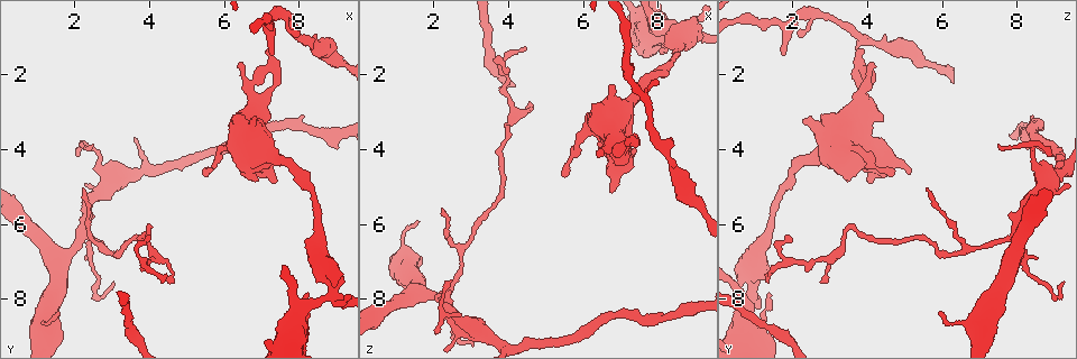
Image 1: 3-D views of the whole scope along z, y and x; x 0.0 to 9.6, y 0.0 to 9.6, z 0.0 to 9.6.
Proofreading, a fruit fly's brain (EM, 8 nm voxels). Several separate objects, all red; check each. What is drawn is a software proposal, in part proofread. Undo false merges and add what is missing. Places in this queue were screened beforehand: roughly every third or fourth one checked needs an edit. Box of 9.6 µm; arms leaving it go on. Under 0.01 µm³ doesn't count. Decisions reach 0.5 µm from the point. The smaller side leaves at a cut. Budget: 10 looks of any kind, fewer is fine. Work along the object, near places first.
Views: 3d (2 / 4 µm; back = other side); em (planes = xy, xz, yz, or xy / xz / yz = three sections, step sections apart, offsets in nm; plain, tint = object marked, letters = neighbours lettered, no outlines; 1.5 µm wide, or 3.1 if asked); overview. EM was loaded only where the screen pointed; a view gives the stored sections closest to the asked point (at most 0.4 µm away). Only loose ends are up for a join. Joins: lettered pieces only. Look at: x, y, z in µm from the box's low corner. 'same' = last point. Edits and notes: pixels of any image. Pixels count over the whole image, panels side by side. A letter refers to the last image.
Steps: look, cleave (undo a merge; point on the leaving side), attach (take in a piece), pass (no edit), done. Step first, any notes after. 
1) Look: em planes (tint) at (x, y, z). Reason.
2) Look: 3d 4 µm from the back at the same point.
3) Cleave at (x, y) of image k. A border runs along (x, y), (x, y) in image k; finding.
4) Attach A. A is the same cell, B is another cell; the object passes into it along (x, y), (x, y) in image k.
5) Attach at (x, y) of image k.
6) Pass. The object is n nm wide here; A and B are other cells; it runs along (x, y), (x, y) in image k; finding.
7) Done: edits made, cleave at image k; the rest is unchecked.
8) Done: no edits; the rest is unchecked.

Look: 3d 2 µm at (5.50, 4.65, 4.75). Thin end.

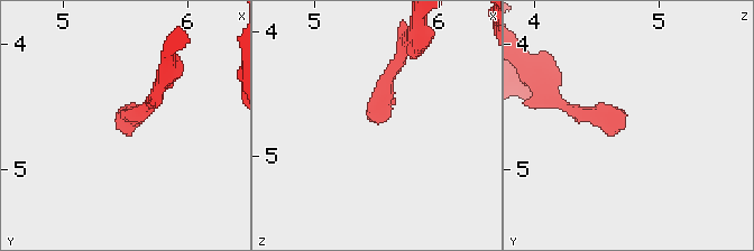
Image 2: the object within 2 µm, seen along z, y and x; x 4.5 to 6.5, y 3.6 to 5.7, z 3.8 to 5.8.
Look: em xz step 4 (letters) at (5.52, 4.68, 4.72). Need the tissue.

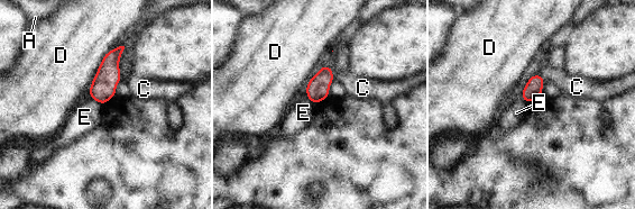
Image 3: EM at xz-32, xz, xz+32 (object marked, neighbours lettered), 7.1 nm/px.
Look: em planes (letters) at the same point.

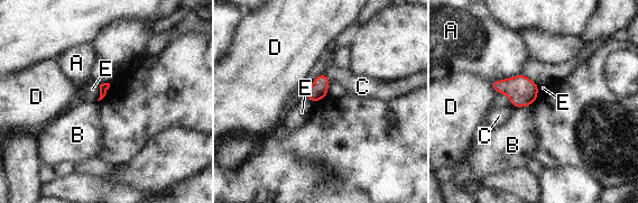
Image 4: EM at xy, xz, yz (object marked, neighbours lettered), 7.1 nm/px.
Pass. A, B, C, D and E are other cells; a border runs along (529, 104), (523, 108), (515, 108) in image 4; no lettered piece goes on from it.

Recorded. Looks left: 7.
Look: 3d 4 µm at (3.95, 6.25, 1.95). Tapers out.

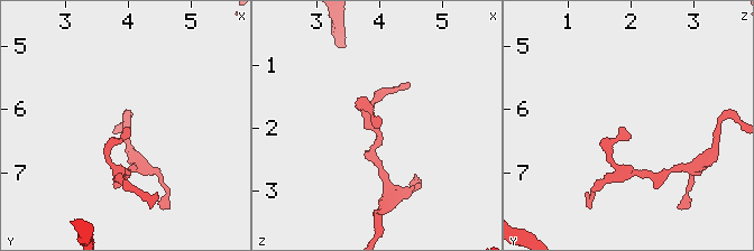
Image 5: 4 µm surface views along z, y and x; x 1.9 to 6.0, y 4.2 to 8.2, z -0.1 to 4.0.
Look: em planes (letters) at (4.00, 6.25, 1.90).

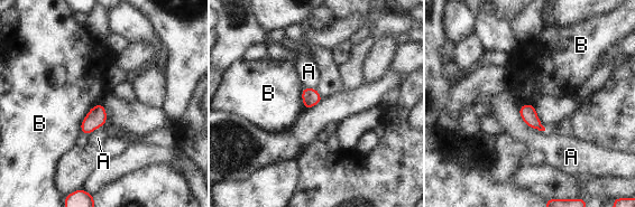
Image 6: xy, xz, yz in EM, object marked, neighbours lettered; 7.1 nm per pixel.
Pass. A and B are other cells; a border runs along (99, 103), (89, 111), (79, 130) in image 6; no lettered piece goes on from it.

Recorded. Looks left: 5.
Look: 3d 4 µm at (1.65, 8.40, 5.95). Branch stops here.

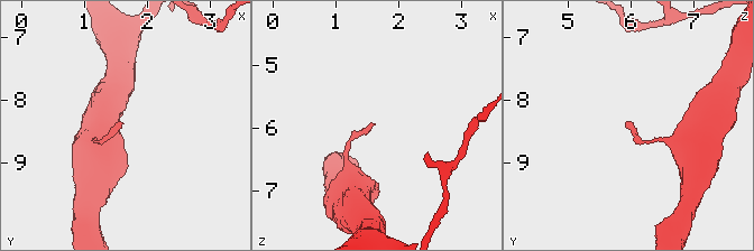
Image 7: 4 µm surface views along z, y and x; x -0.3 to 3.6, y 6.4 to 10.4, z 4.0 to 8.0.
Look: em planes (letters) at (1.65, 8.35, 5.95).

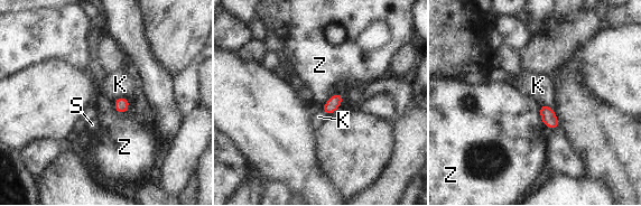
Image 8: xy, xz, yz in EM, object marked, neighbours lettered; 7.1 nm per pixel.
Pass. The longest contact is with K, 190 nm; K, S and Z are other cells; a border runs along (540, 103), (556, 114), (558, 122) in image 8; none of them fits.

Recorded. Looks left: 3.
Look: em planes (letters) at (6.40, 1.70, 4.10). Branch stops here.

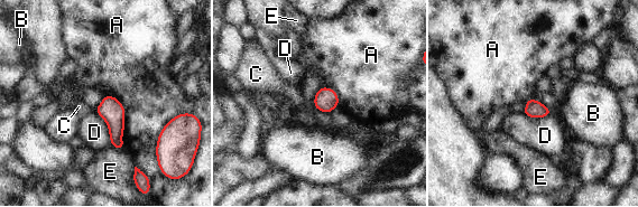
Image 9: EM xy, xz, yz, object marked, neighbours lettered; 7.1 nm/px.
Pass. A, B, C, D and E are other cells; a border runs along (104, 94), (123, 106), (125, 147) in image 9; none of them fits.

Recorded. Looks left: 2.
Done: no edits; the rest is unchecked.

